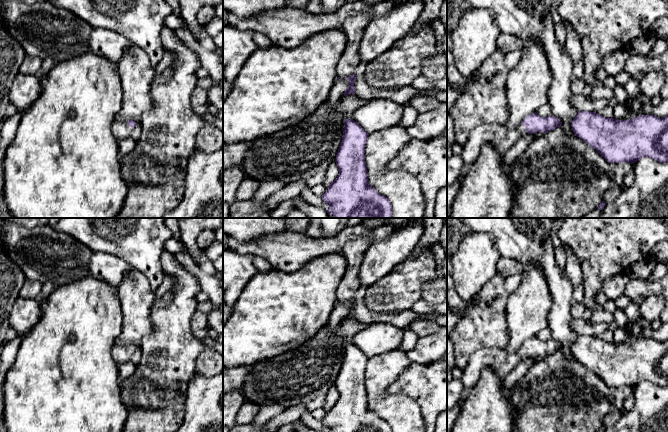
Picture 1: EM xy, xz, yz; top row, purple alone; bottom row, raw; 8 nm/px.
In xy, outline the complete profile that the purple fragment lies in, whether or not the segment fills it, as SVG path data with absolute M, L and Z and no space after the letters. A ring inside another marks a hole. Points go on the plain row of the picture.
M116 343L112 348L112 357L117 364L121 364L131 360L131 356L137 347L133 344L127 346Z

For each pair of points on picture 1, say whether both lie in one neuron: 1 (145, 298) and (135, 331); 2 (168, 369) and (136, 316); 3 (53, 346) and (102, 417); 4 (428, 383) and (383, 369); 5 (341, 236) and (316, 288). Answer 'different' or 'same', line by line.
1: same
2: different
3: same
4: different
5: different

